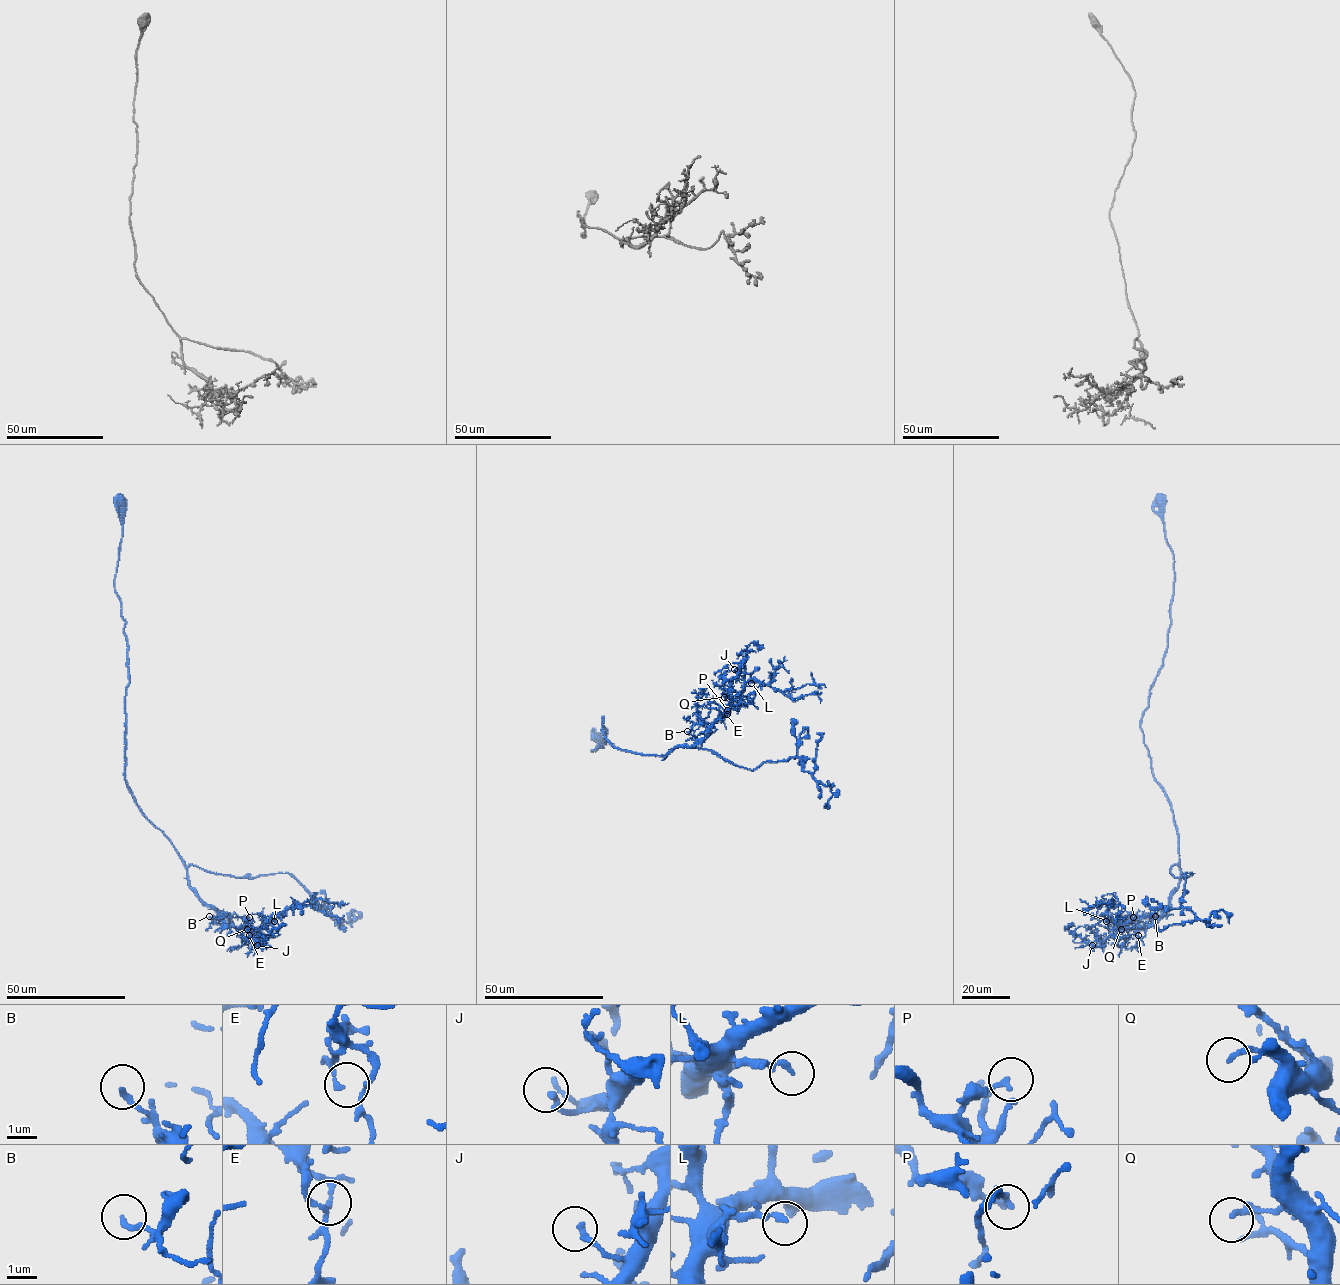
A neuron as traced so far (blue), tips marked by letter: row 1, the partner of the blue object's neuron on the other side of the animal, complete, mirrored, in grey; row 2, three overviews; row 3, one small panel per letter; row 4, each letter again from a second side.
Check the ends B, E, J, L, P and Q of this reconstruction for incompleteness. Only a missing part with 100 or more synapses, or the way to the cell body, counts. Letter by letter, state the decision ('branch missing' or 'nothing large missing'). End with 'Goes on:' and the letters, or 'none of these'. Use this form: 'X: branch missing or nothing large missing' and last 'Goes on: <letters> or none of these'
B: nothing large missing
E: nothing large missing
J: nothing large missing
L: nothing large missing
P: nothing large missing
Q: nothing large missing
Goes on: none of these

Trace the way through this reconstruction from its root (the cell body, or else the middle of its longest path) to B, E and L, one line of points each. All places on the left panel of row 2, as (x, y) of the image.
B: (118, 500), (125, 781), (185, 864), (188, 887), (231, 925), (209, 916)
E: (118, 500), (122, 535), (114, 590), (127, 646), (125, 783), (181, 858), (188, 887), (249, 935)
L: (118, 500), (126, 785), (203, 901), (237, 927), (274, 921)

